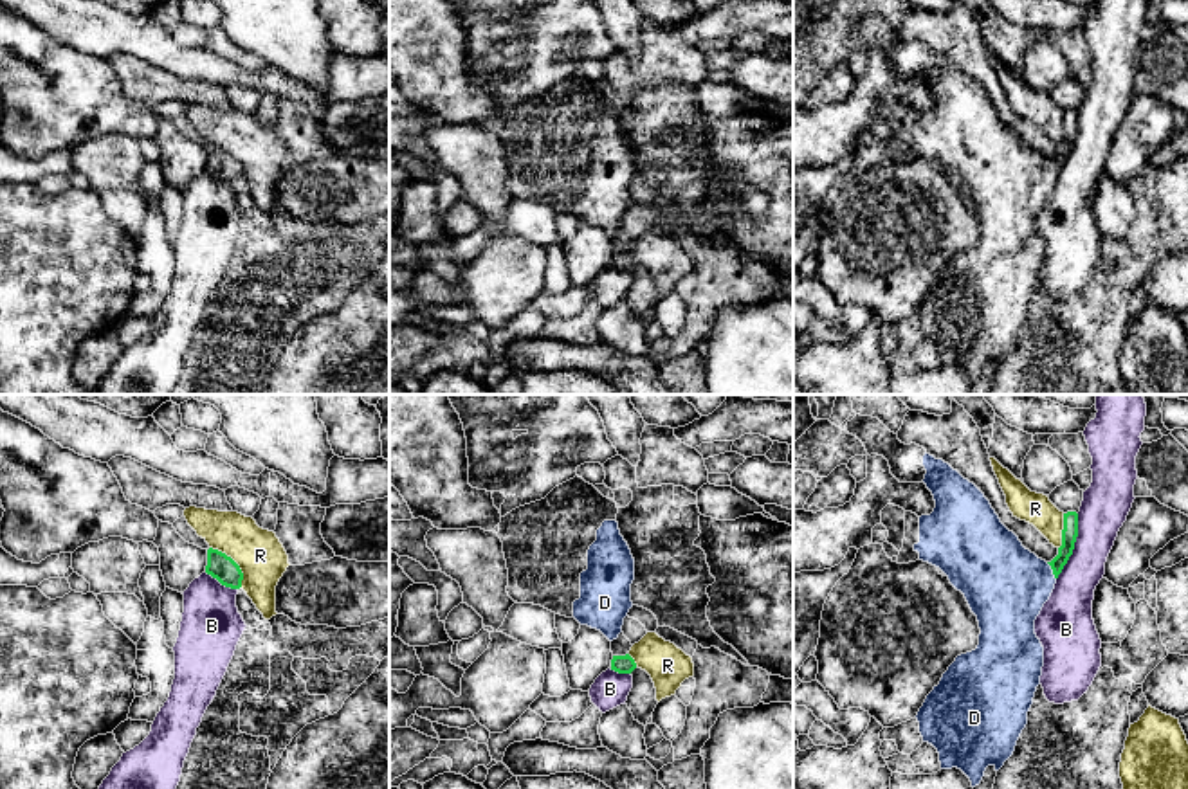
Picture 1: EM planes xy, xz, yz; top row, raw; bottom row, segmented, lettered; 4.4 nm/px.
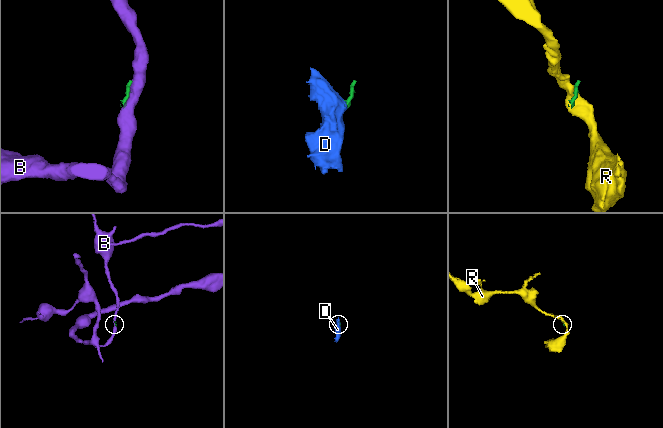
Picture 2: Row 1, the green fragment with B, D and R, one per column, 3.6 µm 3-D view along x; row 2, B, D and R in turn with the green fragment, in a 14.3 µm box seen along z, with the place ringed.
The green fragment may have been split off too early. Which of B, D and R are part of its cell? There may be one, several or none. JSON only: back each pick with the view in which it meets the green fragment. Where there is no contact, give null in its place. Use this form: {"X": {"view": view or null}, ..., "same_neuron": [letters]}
{"D": {"view": "yz"}, "same_neuron": ["D"]}

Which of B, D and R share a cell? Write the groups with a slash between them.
B / D / R

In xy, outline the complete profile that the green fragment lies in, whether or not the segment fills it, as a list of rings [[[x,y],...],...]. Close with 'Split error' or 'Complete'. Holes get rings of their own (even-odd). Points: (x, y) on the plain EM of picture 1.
[[[209,144],[206,169],[216,175],[222,182],[240,186],[243,169],[240,162],[225,150]]]. Complete

